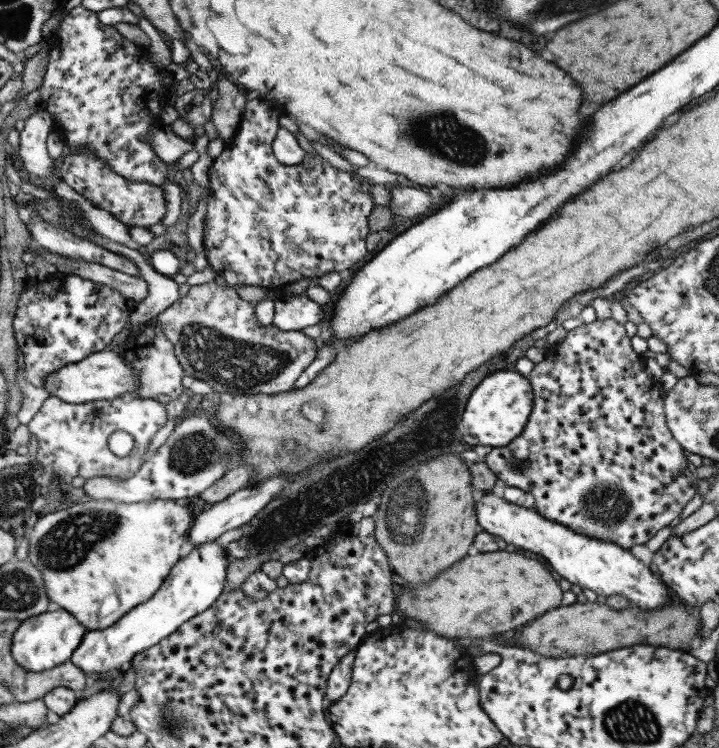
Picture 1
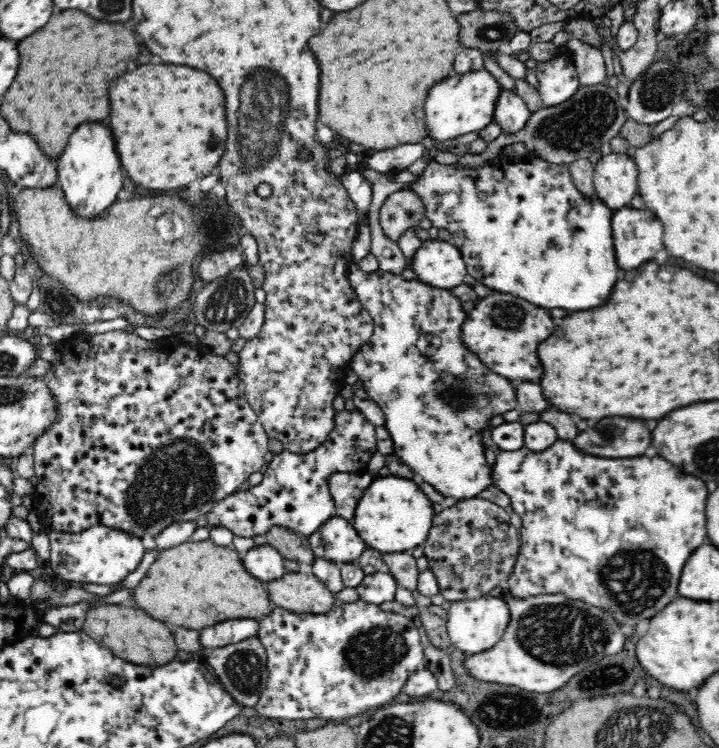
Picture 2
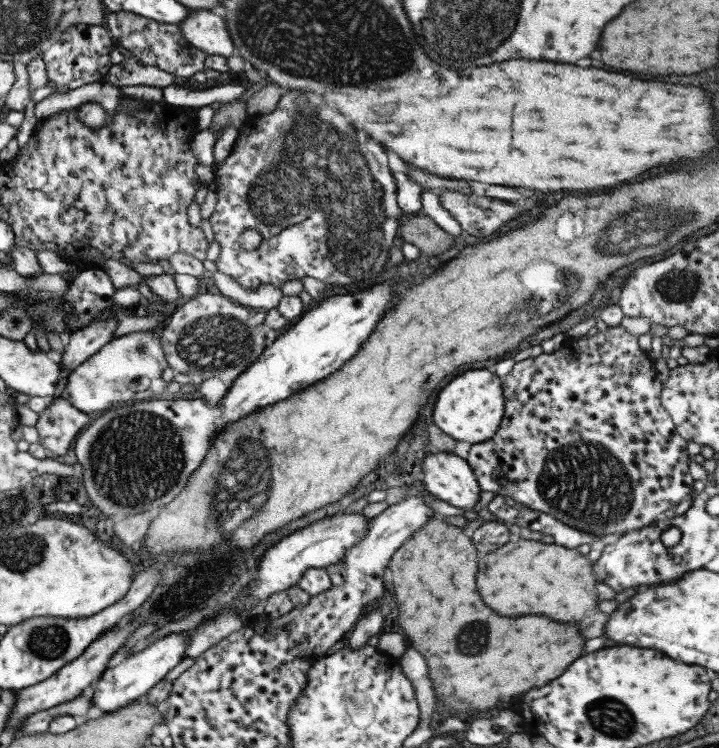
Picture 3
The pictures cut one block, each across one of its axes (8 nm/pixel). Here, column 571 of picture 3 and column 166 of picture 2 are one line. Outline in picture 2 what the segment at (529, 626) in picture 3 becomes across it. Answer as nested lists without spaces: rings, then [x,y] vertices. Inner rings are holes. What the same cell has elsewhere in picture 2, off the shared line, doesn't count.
[[[97,606],[90,608],[80,629],[94,640],[106,645],[114,656],[132,664],[142,666],[164,666],[176,659],[179,648],[176,648],[174,636],[164,622],[150,618],[146,612],[138,608],[124,608],[124,606]]]

